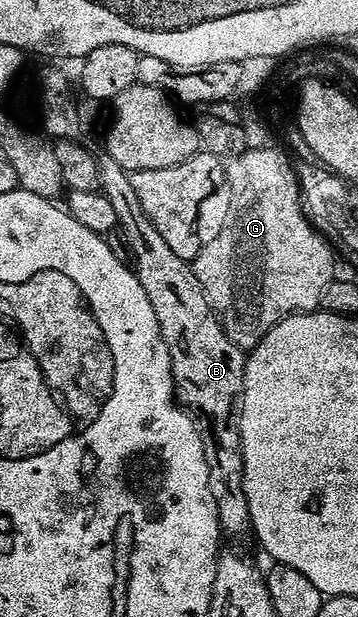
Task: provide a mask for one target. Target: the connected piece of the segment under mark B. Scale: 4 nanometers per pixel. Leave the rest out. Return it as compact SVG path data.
M107 156L99 159L100 193L110 200L114 208L114 216L118 229L128 241L131 261L142 288L146 288L146 297L150 300L150 308L154 308L154 316L158 320L158 328L172 361L172 389L177 403L187 413L192 415L196 430L202 440L202 448L206 452L206 468L210 472L210 492L214 492L214 504L218 508L218 520L221 531L228 534L248 534L248 505L244 491L244 461L242 460L242 440L240 439L240 423L238 421L238 403L240 393L244 390L244 360L245 351L226 336L220 319L212 311L212 306L206 300L198 280L194 276L191 265L174 256L174 251L162 240L162 235L154 224L142 212L142 204L138 204L138 195L134 192L134 184L128 179L129 171L124 170L112 158Z

